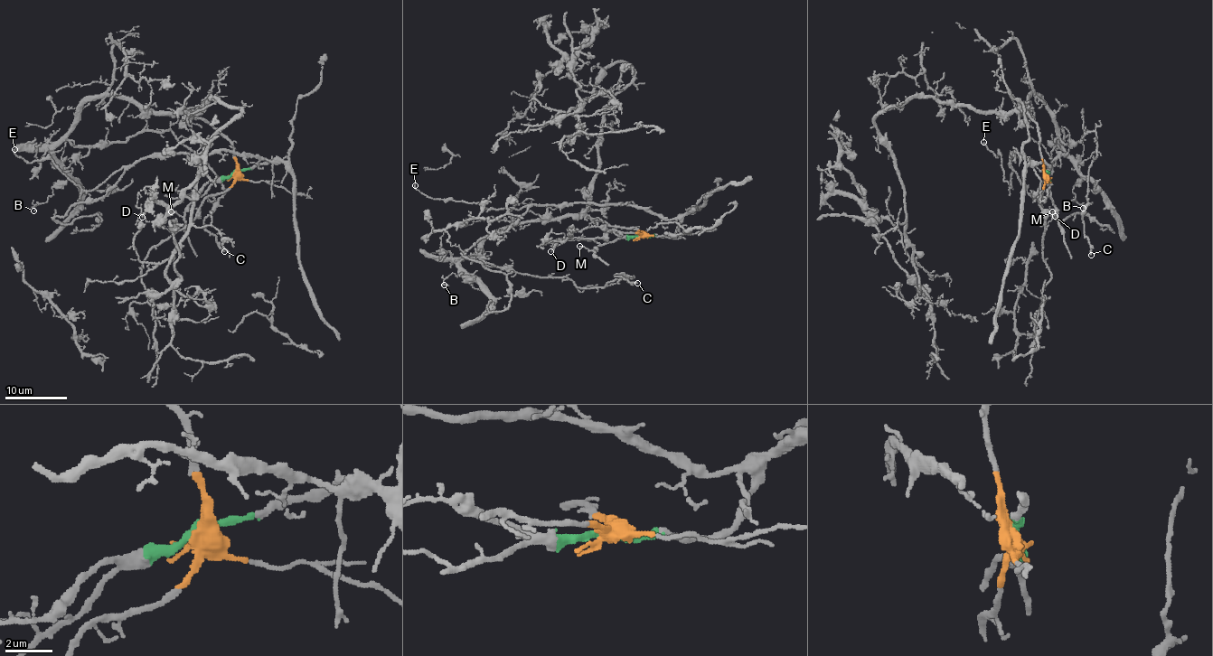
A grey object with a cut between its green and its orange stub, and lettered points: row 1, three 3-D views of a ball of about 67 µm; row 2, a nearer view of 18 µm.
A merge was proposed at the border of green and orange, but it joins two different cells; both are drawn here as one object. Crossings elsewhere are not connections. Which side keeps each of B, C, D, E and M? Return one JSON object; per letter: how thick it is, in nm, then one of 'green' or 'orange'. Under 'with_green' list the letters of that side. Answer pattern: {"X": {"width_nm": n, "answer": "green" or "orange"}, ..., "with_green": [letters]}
{"B": {"width_nm": 90, "answer": "orange"}, "C": {"width_nm": 190, "answer": "orange"}, "D": {"width_nm": 130, "answer": "orange"}, "E": {"width_nm": 160, "answer": "green"}, "M": {"width_nm": 120, "answer": "green"}, "with_green": ["E", "M"]}

